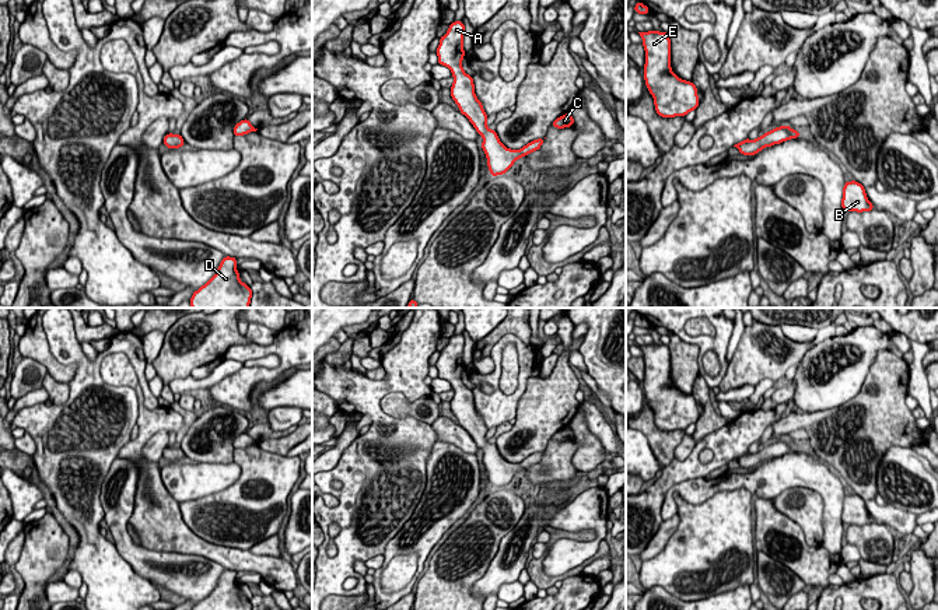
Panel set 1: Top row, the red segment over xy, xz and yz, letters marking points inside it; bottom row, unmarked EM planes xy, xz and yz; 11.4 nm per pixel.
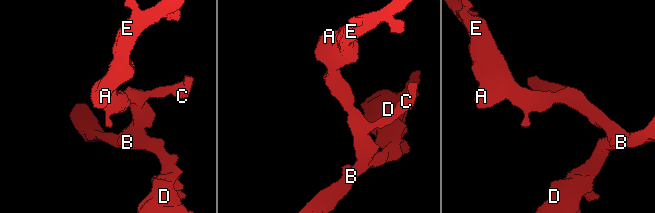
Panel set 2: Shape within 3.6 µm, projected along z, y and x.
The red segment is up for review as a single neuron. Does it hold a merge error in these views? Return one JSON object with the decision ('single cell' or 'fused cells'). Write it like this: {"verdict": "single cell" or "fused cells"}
{"verdict": "single cell"}

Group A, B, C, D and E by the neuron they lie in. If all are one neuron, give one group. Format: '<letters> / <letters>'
A B C D E

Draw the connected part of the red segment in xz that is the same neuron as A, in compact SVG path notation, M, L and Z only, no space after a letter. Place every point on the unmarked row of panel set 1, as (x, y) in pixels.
M462 334L449 337L447 347L440 351L440 358L435 364L438 378L447 379L451 383L454 389L451 410L458 418L459 425L469 432L477 448L483 451L482 463L486 467L490 488L504 488L517 473L539 463L545 452L533 453L521 463L510 463L500 455L496 444L489 442L486 438L487 427L476 411L473 392L462 382L462 372L466 368L463 364L463 347L465 339Z

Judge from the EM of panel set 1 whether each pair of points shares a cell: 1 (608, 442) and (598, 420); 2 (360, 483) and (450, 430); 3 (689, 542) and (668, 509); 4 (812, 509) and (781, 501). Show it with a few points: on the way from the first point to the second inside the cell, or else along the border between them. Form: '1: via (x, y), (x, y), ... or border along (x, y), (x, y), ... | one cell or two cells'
1: via (606, 437), (598, 426) | one cell
2: border along (430, 424), (437, 440) | two cells
3: border along (672, 494), (693, 504), (707, 498) | two cells
4: via (805, 507), (788, 502) | one cell

